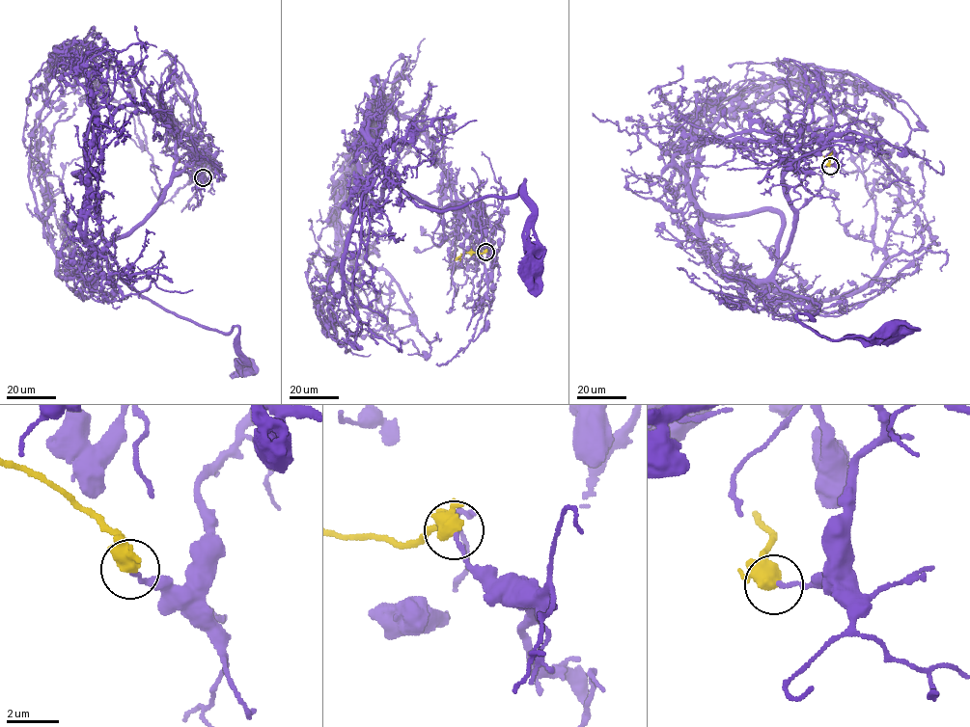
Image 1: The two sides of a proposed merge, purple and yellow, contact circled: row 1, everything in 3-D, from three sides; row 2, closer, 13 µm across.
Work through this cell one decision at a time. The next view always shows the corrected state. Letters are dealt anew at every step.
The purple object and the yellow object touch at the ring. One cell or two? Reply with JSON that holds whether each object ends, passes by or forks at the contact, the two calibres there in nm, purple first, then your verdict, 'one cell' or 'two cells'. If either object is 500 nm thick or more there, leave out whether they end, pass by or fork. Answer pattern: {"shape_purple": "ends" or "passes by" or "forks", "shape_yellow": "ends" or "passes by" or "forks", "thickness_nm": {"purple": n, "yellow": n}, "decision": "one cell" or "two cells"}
{"shape_purple": "ends", "shape_yellow": "passes by", "thickness_nm": {"purple": 150, "yellow": 460}, "decision": "two cells"}

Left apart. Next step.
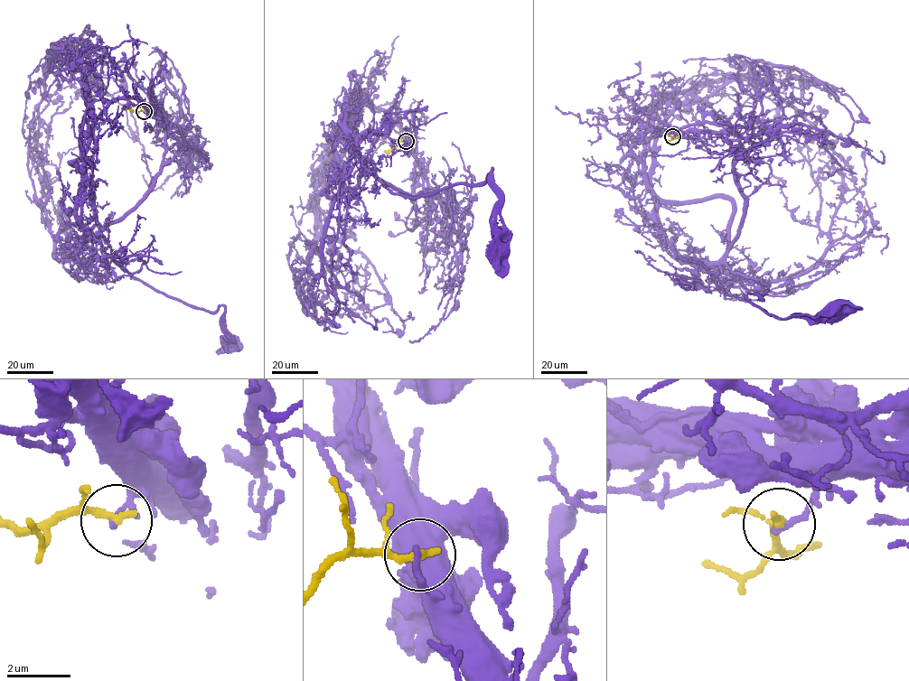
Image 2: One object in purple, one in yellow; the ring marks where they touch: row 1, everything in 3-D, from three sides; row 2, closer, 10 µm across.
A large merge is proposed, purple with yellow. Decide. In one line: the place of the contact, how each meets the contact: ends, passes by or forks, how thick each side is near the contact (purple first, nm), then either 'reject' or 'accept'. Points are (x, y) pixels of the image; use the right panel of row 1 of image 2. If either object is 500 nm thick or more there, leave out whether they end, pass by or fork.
at (672, 136); purple ends there; yellow ends there; 180 nm thick on the purple side, 280 nm on the other; reject

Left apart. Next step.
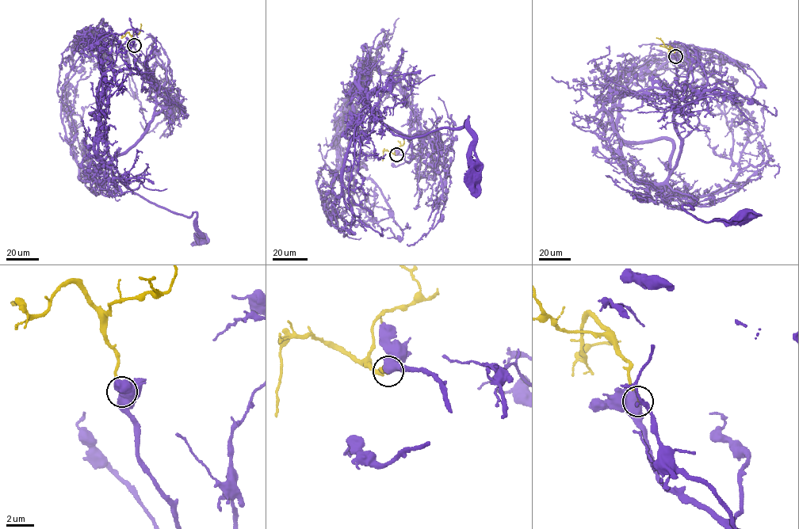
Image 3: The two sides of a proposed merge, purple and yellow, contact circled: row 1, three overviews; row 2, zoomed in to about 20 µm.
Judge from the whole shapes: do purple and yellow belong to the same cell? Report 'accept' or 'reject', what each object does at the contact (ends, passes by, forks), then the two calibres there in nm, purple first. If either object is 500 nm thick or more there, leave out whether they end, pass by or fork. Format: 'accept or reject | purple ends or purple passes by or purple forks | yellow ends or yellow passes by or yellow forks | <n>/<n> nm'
accept | 700/280 nm

